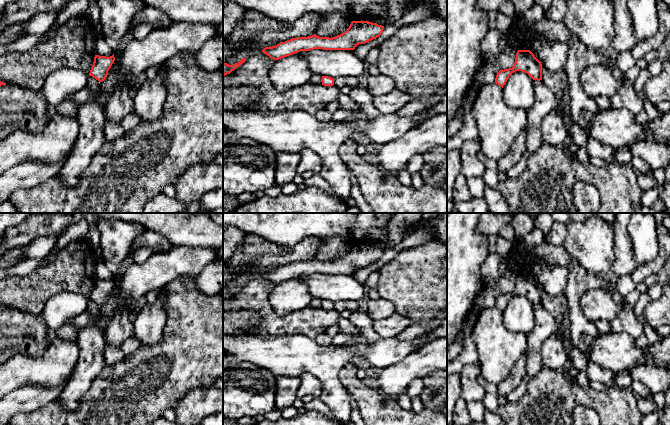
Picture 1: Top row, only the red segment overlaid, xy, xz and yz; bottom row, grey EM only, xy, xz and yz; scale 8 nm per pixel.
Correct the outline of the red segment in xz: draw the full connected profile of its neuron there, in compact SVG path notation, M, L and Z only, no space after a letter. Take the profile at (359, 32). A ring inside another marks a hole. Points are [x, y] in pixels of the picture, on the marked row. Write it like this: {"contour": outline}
{"contour": "M352 21L349 28L338 36L329 38L314 34L308 37L292 38L276 46L265 47L262 52L273 60L279 60L300 51L314 49L354 50L357 45L379 37L383 29L384 26L369 21Z"}

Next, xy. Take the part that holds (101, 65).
{"contour": "M114 54L110 57L95 55L89 76L92 76L99 82L104 81L114 61Z"}

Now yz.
{"contour": "M518 50L512 68L500 70L495 78L495 83L503 88L509 76L521 71L527 73L533 80L542 80L542 64L530 50Z"}

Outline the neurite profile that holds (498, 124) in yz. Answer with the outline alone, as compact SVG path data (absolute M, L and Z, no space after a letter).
M496 83L481 86L471 114L477 125L481 152L497 162L528 125L527 111L508 106L502 87Z

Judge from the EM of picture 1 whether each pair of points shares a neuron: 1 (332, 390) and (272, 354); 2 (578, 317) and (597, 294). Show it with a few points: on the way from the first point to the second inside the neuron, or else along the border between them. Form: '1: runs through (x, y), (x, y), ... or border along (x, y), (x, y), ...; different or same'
1: runs through (322, 373), (304, 355), (289, 355); same
2: border along (587, 289), (581, 296), (578, 306), (593, 322); different

